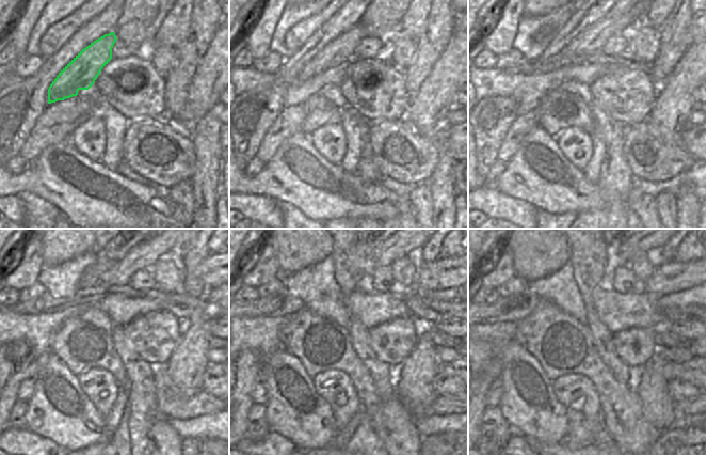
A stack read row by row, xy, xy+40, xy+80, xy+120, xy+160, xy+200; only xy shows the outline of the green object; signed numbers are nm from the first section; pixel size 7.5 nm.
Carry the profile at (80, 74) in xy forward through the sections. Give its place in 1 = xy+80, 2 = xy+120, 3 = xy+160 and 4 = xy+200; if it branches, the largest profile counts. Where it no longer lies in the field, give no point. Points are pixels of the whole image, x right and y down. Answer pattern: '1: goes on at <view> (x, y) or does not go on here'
1: goes on at xy+80 (588, 43)
2: goes on at xy+120 (144, 255)
3: goes on at xy+160 (384, 254)
4: goes on at xy+200 (626, 250)

